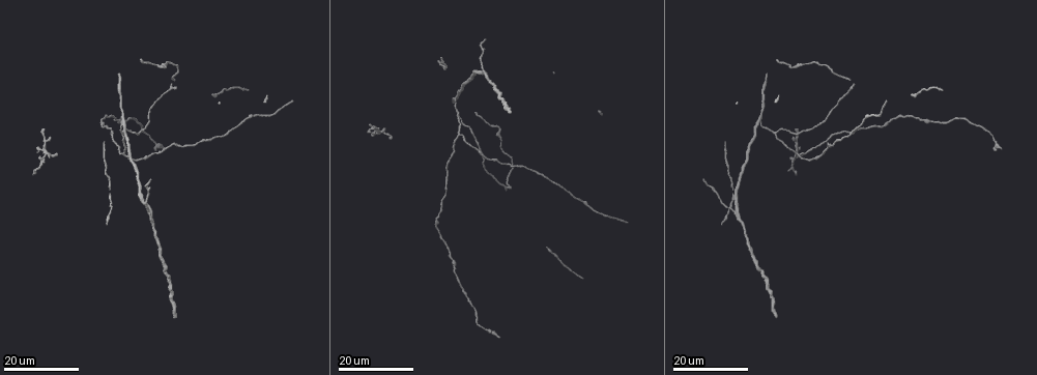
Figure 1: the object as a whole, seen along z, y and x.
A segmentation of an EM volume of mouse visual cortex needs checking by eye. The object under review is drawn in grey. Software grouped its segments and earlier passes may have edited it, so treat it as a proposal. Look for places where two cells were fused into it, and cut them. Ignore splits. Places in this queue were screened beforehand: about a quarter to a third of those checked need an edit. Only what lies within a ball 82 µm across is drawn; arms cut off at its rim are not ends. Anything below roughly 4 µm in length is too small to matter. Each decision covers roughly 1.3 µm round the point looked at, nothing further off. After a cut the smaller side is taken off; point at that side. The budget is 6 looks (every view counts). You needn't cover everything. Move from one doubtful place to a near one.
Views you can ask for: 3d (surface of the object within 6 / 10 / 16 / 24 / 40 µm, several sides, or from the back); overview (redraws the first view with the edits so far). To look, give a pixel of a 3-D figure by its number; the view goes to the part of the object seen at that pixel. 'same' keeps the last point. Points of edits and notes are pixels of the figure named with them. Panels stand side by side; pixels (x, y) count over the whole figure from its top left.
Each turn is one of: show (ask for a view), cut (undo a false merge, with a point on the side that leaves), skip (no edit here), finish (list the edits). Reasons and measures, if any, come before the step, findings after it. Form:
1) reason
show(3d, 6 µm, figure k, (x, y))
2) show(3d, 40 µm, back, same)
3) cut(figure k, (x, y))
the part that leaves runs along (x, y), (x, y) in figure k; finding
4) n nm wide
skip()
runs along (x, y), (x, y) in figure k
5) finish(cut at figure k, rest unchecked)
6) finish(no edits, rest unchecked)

three-way junction
show(3d, 24 µm, figure 1, (776, 132))

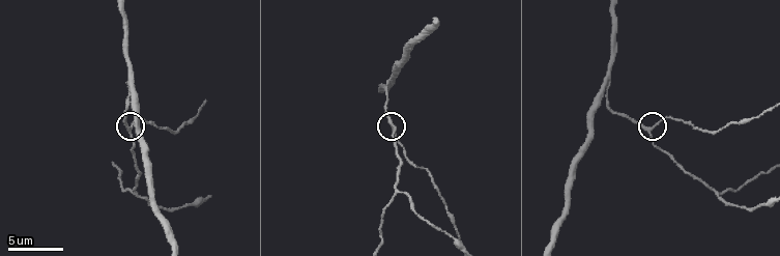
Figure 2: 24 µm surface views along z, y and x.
zoom in
show(3d, 10 µm, figure 2, (651, 127))

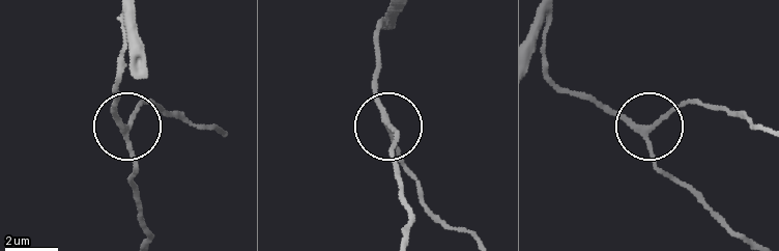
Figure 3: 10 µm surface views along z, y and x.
side arm 70 µm
skip()
runs along (700, 204), (662, 167), (646, 129), (592, 95) in figure 3; continuous, no second cell

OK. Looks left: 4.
show(3d, 16 µm, figure 1, (737, 197))

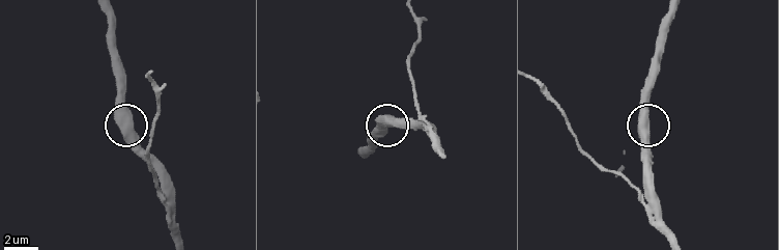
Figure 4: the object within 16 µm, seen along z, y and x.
zoom in
show(3d, 6 µm, figure 4, (116, 119))

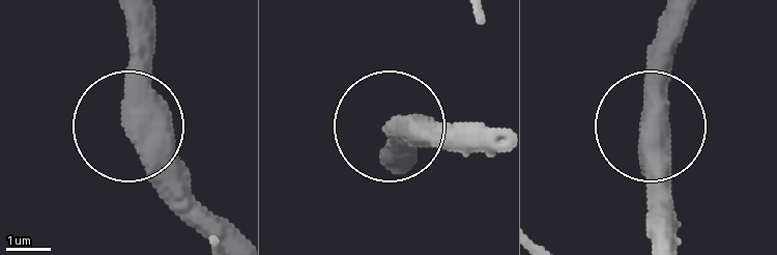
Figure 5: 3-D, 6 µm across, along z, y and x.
skip()
runs along (686, 16), (644, 138), (644, 213) in figure 5; one cell here

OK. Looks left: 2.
arms part here
show(3d, 6 µm, figure 2, (398, 191))

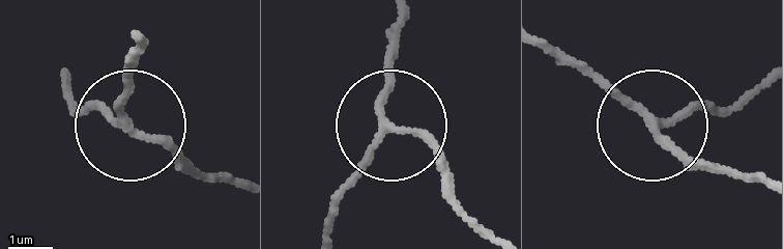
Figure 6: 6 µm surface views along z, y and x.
show(3d, 6 µm, back, figure 6, (128, 129))

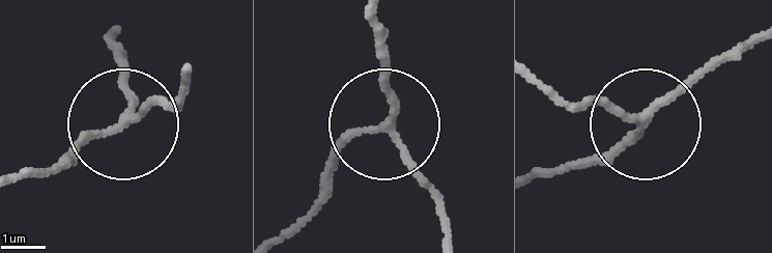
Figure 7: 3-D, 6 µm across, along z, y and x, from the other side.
160 nm wide
skip()
one cell here

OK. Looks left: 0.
finish(no edits, rest unchecked)

